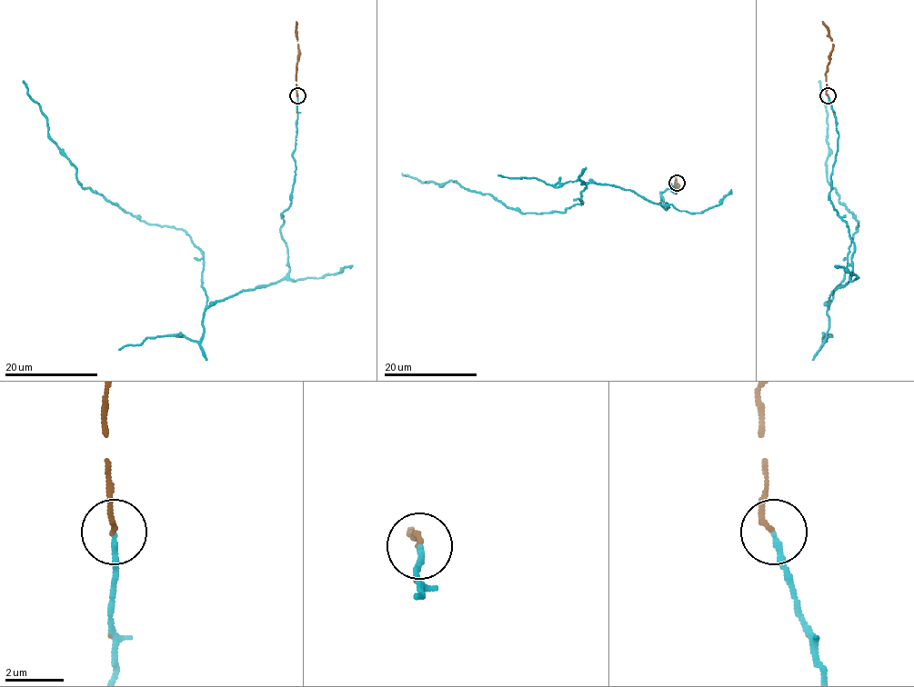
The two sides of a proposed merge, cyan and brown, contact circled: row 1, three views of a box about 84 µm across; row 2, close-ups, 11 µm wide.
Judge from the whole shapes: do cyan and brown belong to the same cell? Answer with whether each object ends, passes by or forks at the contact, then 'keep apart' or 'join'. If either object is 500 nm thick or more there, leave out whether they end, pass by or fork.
cyan ends | brown ends | join

